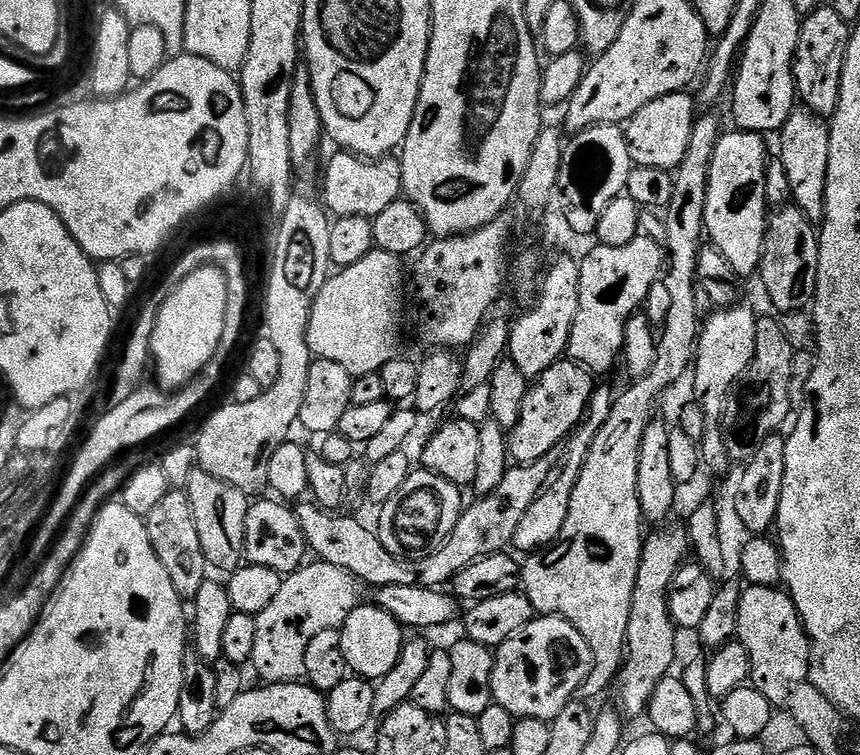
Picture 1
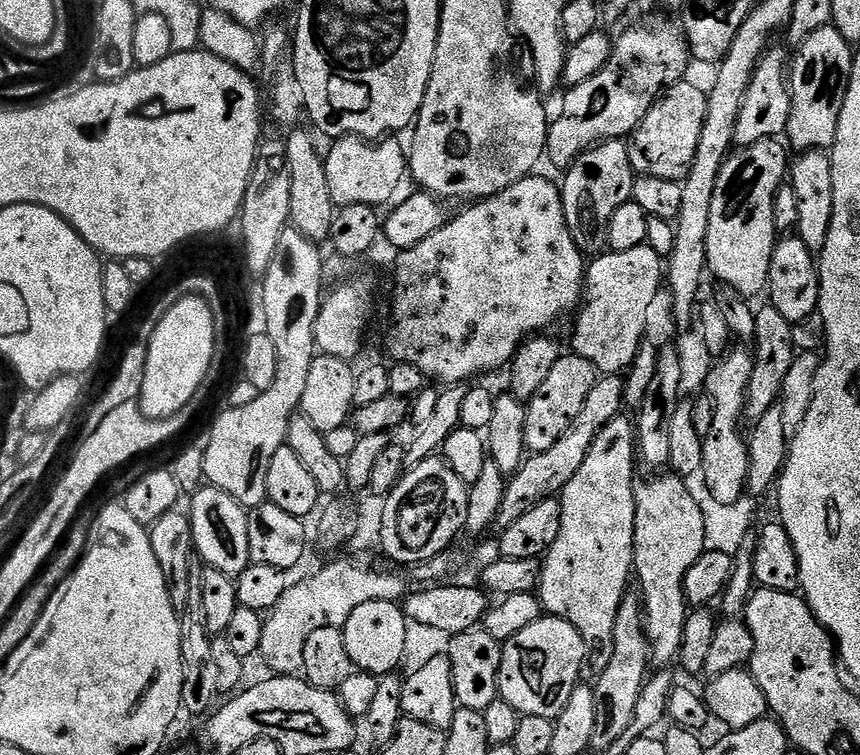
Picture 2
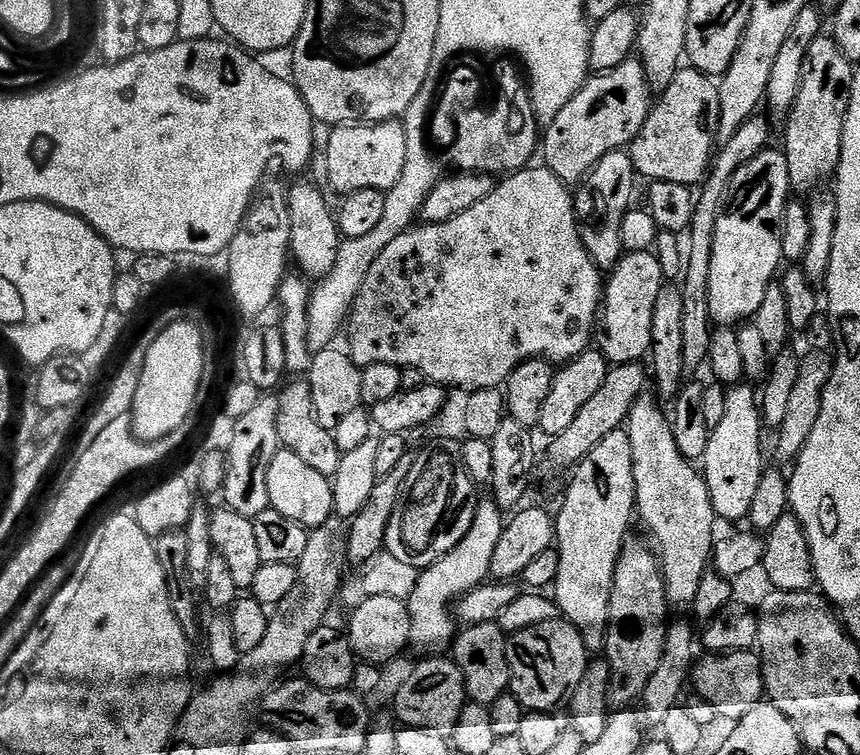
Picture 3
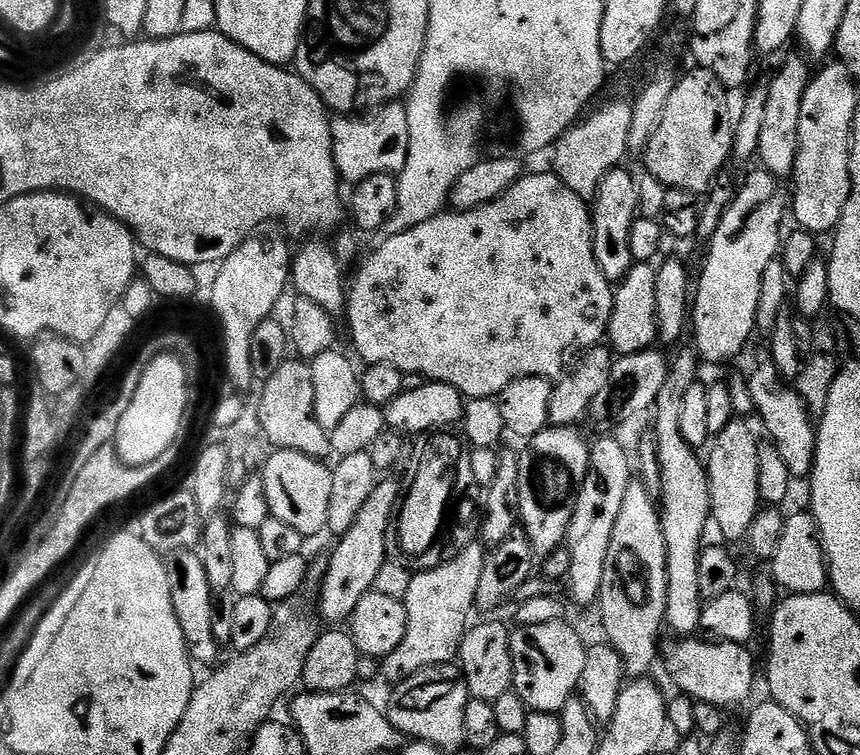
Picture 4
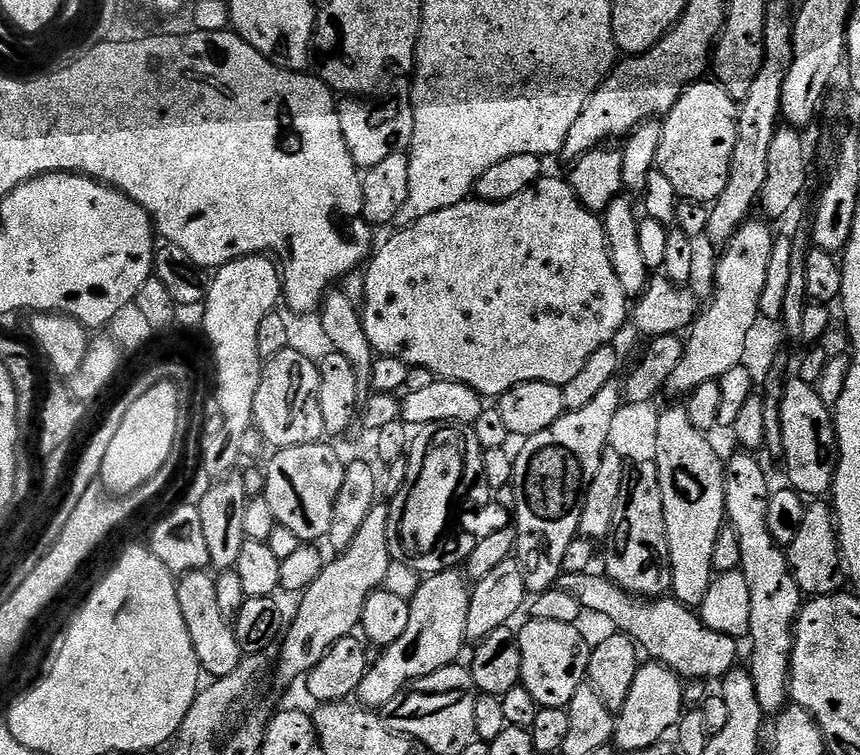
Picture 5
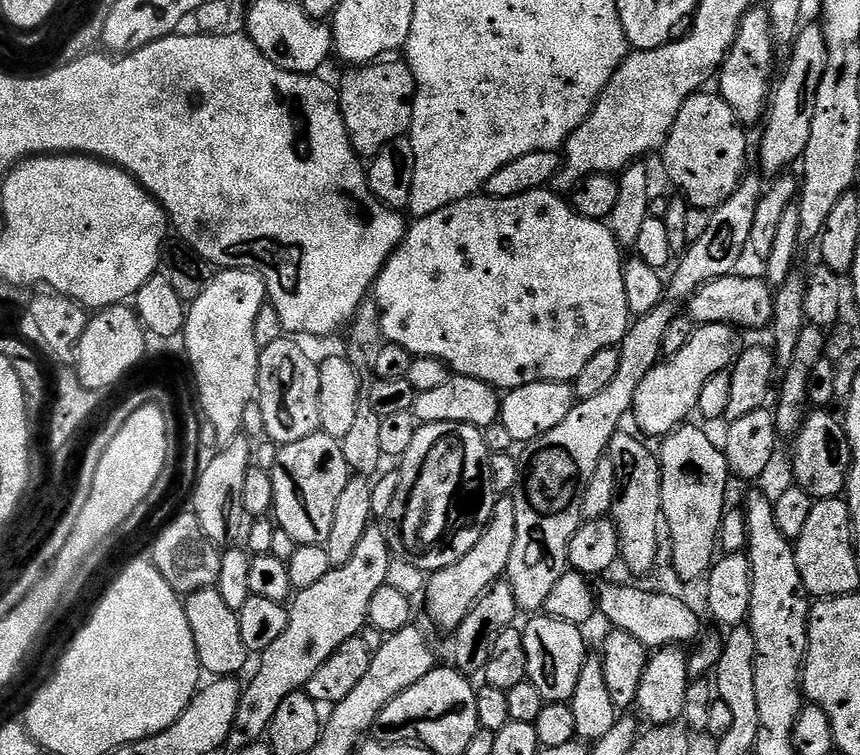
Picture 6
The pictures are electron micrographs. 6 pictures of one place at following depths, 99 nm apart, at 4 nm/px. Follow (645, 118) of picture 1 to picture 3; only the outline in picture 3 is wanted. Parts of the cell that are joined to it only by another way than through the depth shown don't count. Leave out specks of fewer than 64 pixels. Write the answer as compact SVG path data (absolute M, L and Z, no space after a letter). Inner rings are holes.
M691 66L681 67L680 71L666 86L664 92L659 93L657 102L649 111L642 130L632 139L630 155L632 164L645 181L651 182L678 182L696 186L707 176L709 167L714 159L714 145L718 140L720 127L720 89L709 77L702 75L697 68Z

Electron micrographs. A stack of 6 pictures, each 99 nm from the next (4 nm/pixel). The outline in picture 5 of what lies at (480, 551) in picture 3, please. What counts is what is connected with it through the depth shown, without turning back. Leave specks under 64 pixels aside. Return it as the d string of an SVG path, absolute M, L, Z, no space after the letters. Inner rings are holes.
M449 570L439 572L433 576L424 576L418 586L414 598L408 601L410 606L410 622L403 632L402 638L394 642L389 648L379 653L380 657L373 659L368 665L368 672L358 686L356 696L365 708L382 710L394 694L398 694L407 684L413 684L418 678L426 674L434 674L434 670L442 670L448 665L457 663L461 658L460 651L466 647L466 614L470 610L470 584L459 571Z

